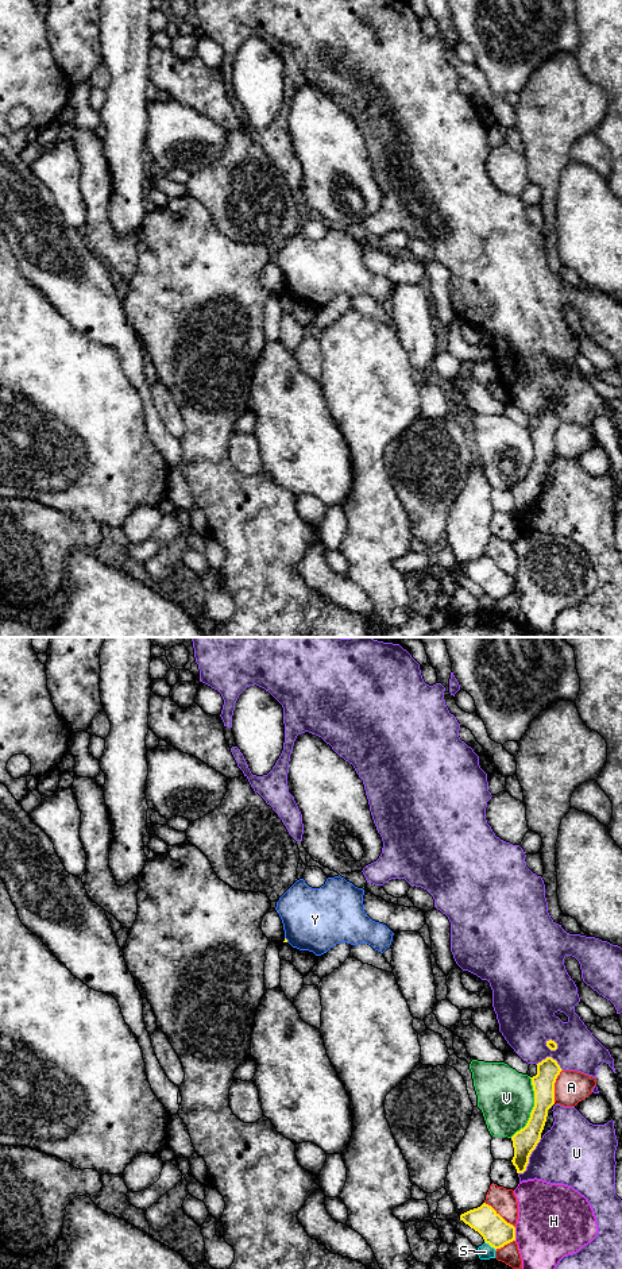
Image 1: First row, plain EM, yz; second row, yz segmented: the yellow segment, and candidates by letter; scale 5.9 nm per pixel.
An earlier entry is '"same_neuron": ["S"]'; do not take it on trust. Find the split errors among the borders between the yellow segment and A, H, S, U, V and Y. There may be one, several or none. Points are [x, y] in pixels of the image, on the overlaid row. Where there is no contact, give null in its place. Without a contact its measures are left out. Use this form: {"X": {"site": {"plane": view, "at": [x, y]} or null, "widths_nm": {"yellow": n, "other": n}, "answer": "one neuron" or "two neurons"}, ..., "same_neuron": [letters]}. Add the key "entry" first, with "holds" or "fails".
{"entry": "fails", "A": {"site": {"plane": "yz", "at": [553, 1086]}, "widths_nm": {"yellow": 140, "other": 200}, "answer": "two neurons"}, "H": {"site": {"plane": "yz", "at": [514, 1234]}, "widths_nm": {"yellow": 170, "other": 440}, "answer": "two neurons"}, "S": {"site": {"plane": "yz", "at": [490, 1245]}, "widths_nm": {"yellow": 170, "other": 90}, "answer": "two neurons"}, "U": {"site": {"plane": "yz", "at": [529, 1156]}, "widths_nm": {"yellow": 140, "other": 380}, "answer": "two neurons"}, "V": {"site": {"plane": "yz", "at": [533, 1109]}, "widths_nm": {"yellow": 140, "other": 340}, "answer": "two neurons"}, "Y": {"site": {"plane": "yz", "at": [286, 940]}, "widths_nm": {"yellow": 20, "other": 380}, "answer": "two neurons"}, "same_neuron": []}

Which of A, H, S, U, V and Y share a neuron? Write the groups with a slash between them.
A / H / S V / U / Y

